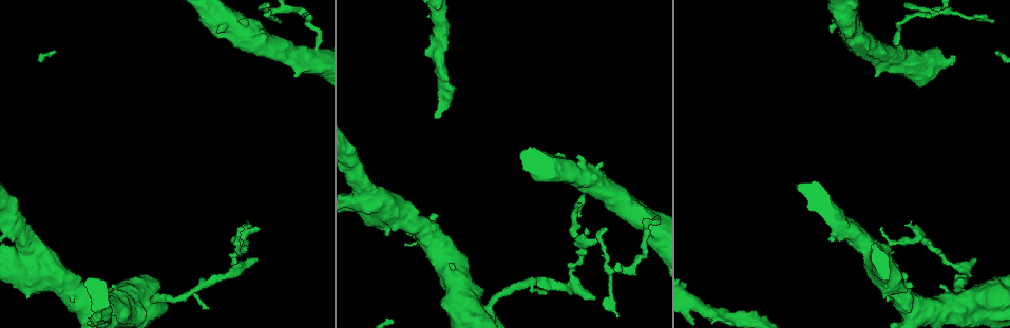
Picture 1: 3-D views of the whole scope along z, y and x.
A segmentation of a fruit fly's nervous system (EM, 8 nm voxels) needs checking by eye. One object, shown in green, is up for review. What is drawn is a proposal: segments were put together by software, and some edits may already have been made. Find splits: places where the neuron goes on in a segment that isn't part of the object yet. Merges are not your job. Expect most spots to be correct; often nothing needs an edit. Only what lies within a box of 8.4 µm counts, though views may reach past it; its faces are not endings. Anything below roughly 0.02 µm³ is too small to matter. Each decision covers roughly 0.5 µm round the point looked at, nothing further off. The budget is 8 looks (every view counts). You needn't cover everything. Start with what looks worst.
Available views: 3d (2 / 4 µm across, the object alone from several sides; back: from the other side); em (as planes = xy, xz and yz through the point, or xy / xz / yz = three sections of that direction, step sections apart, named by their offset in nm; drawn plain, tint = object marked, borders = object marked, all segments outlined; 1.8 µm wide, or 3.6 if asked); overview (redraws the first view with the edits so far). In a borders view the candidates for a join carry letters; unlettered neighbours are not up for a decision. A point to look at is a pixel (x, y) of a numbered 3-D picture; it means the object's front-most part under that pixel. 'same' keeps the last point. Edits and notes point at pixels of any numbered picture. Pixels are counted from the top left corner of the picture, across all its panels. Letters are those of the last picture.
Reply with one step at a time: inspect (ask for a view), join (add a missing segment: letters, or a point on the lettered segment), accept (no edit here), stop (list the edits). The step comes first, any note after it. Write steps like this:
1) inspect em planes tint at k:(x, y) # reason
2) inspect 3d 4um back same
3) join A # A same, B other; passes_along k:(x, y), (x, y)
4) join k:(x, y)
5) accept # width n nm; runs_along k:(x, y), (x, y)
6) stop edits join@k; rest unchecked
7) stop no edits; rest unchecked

inspect 3d 2um at 1:(256, 257) # branch stops here

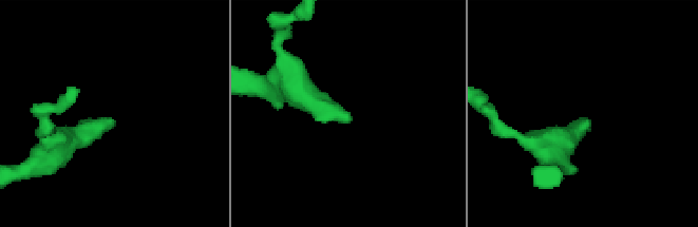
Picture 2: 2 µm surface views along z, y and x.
inspect em xz step 8 borders at 2:(586, 117) # now the EM

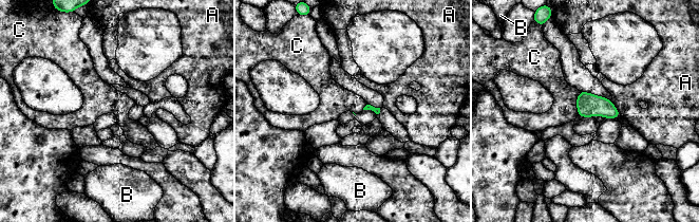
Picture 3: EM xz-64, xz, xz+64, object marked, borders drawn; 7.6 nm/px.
accept # longest_contact C 190 nm; A other, B other, C other; none of them fits

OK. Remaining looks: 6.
inspect 3d 2um at 1:(584, 230) # tapers out

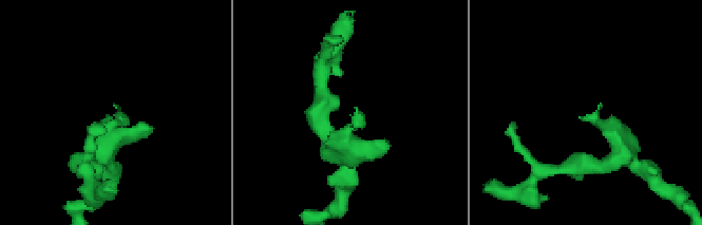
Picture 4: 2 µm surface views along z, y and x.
inspect em planes borders at 4:(118, 120)

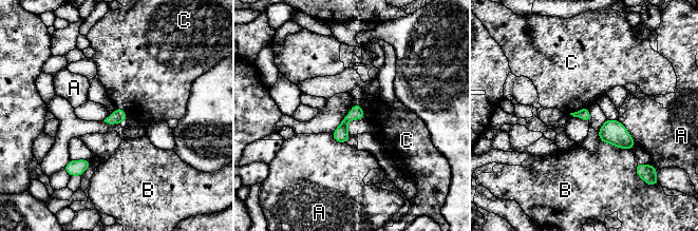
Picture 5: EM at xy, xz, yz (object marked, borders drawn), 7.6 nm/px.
accept # A other, B other, C other; border 5:(587, 104), (569, 113); no lettered segment goes on from it

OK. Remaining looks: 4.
inspect 3d 4um at 1:(29, 297)

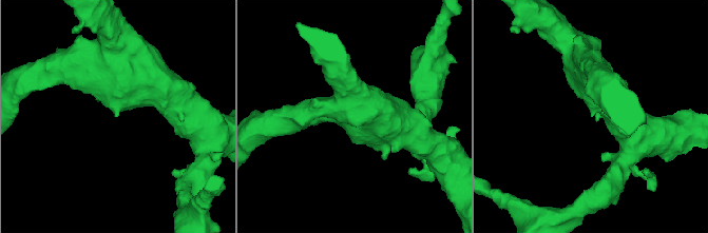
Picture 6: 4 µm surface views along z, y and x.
inspect em 3.6um planes borders at 6:(592, 115) # need the tissue

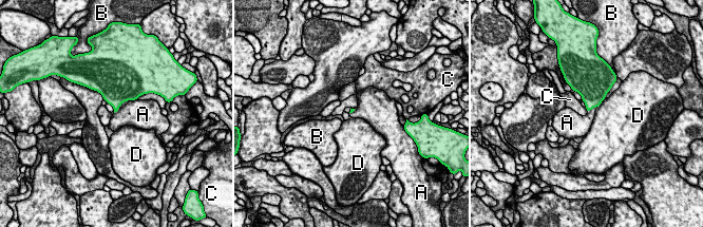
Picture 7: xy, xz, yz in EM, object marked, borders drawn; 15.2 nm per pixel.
accept # A other, B other, C other, D other; border 7:(596, 107), (593, 107), (588, 112); no lettered segment goes on from it

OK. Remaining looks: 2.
stop no edits; rest unchecked

